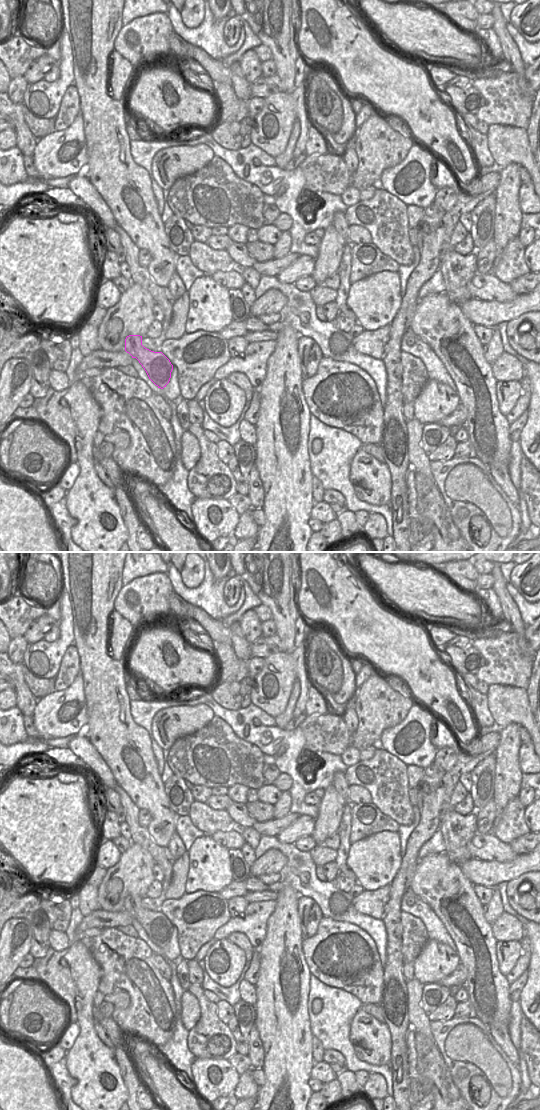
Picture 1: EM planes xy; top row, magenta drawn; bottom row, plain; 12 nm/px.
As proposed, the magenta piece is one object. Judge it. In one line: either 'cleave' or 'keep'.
cleave

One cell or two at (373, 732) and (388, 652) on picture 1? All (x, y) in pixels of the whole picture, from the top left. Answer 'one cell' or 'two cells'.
two cells

